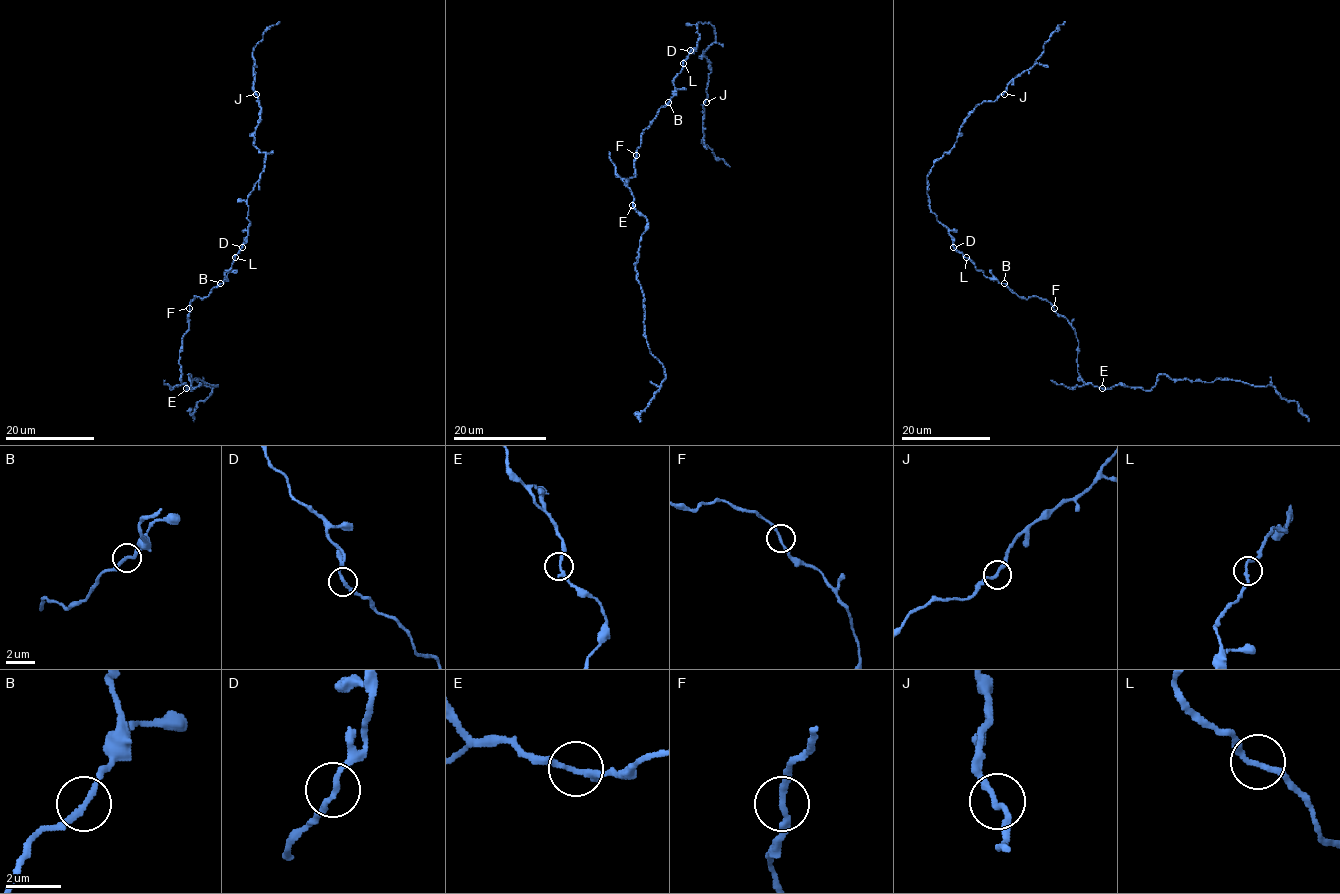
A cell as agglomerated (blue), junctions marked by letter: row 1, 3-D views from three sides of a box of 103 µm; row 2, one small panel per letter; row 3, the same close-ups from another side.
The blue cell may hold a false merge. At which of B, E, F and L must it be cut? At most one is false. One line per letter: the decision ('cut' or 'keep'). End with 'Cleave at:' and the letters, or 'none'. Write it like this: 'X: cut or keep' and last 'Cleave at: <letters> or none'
B: keep
E: keep
F: keep
L: keep
Cleave at: none

